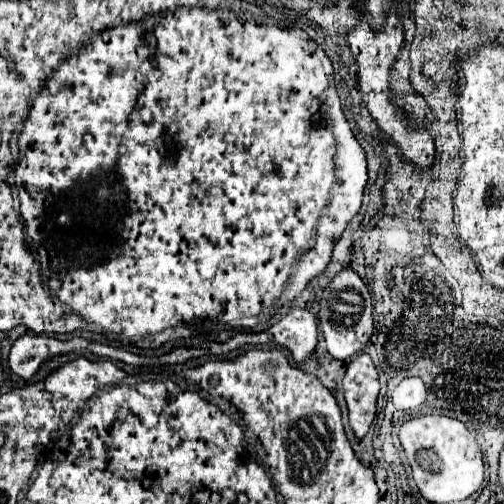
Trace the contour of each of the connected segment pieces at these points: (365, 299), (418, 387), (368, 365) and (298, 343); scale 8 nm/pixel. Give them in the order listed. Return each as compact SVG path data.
M343 269L323 291L321 309L319 309L319 325L325 335L327 351L335 359L345 361L363 351L363 347L373 335L373 315L371 313L373 313L373 303L371 303L367 285L361 281L361 277L355 271Z
M411 377L411 379L403 379L391 397L397 409L409 411L409 409L417 409L425 401L425 393L427 391L423 381L417 377Z
M367 353L351 361L343 379L345 401L349 409L349 425L357 439L363 439L375 419L375 401L379 395L379 375Z
M293 309L281 321L267 329L269 341L285 347L297 365L301 365L317 347L317 319L305 309Z

